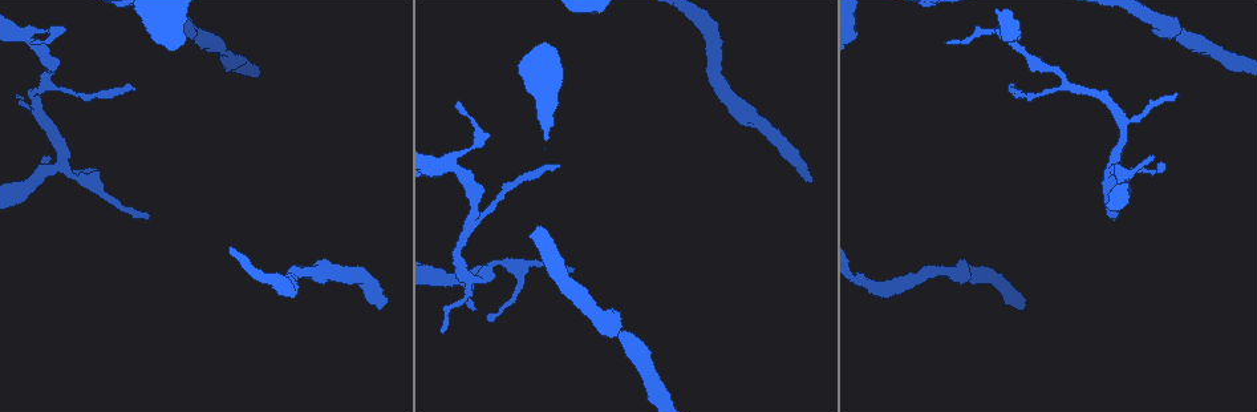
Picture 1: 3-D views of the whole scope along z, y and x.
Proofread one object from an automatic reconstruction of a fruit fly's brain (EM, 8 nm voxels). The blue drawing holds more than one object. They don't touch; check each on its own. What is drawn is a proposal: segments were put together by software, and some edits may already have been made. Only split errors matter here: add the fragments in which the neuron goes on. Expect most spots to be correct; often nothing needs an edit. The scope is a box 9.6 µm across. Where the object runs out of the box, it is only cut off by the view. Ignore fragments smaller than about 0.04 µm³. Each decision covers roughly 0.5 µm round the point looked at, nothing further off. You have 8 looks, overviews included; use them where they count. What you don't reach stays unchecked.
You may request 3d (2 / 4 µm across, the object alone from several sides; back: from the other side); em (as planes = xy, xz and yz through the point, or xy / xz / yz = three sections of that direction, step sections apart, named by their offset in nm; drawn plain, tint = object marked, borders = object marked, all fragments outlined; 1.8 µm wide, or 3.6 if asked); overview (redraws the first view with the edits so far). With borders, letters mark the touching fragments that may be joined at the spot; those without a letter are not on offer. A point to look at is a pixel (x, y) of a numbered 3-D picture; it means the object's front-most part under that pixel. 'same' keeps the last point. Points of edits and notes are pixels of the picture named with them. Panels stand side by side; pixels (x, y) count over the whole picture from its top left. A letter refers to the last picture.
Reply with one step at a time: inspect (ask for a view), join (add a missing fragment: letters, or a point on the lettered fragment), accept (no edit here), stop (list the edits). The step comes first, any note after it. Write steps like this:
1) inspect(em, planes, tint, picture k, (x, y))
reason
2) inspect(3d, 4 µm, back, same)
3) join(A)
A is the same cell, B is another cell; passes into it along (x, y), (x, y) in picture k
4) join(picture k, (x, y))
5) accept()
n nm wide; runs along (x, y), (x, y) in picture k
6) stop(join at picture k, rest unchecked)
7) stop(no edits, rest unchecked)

inspect(em, xz, step 16, tint, picture 1, (1007, 91))
branch stops here

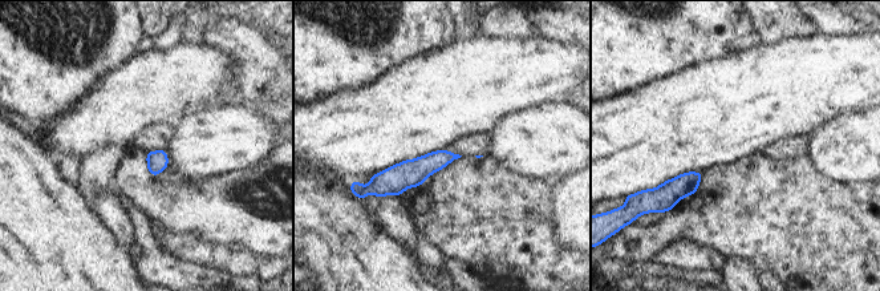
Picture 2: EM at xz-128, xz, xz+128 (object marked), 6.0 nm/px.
inspect(em, planes, borders, same)

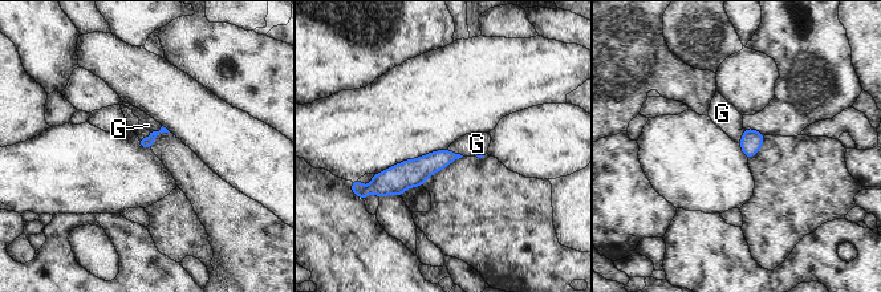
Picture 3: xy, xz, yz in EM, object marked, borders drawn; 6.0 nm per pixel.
accept()
G is another cell; border along (169, 132), (137, 137) in picture 3; no lettered fragment goes on from it

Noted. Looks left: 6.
inspect(3d, 4 µm, back, picture 1, (1113, 216))
branch stops here

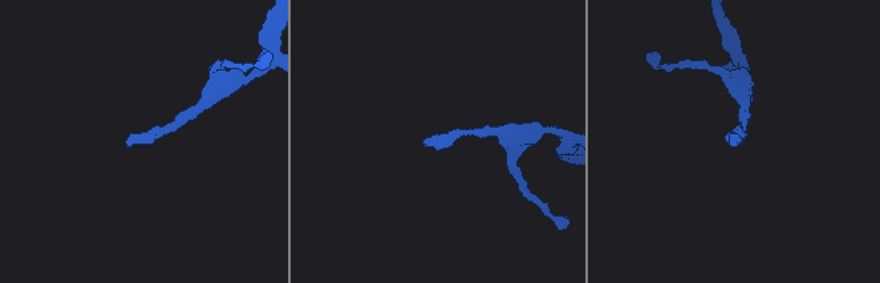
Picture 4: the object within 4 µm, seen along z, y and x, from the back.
inspect(em, planes, plain, picture 4, (130, 138))

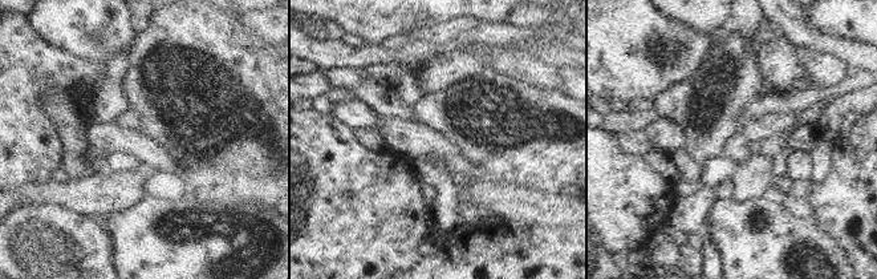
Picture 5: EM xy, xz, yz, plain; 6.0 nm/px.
inspect(em, planes, borders, same)

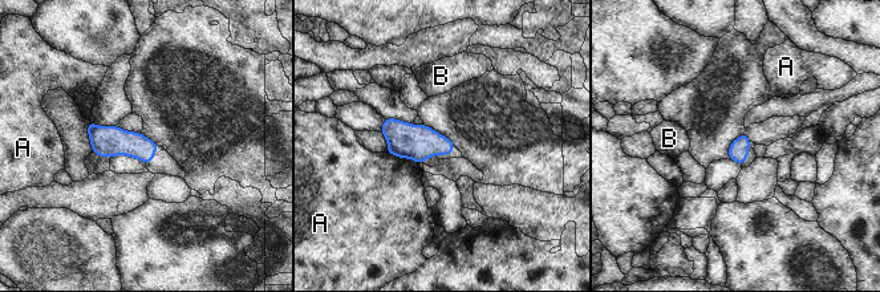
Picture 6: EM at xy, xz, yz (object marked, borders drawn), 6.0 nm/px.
accept()
A and B are other cells; border along (388, 151), (417, 163) in picture 6; none of them fits

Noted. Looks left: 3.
inspect(3d, 2 µm, picture 1, (386, 299))
an open end

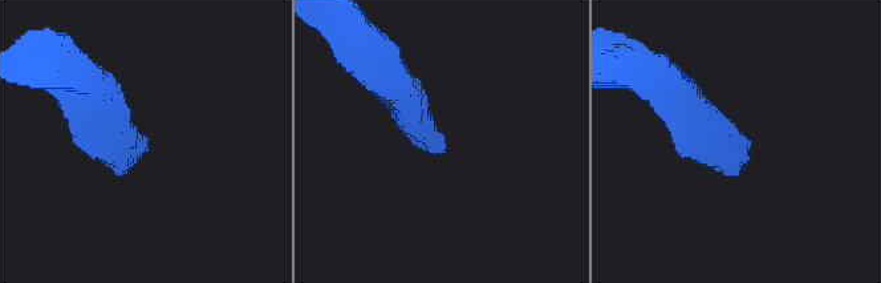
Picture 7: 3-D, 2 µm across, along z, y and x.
inspect(em, planes, borders, picture 7, (749, 149))

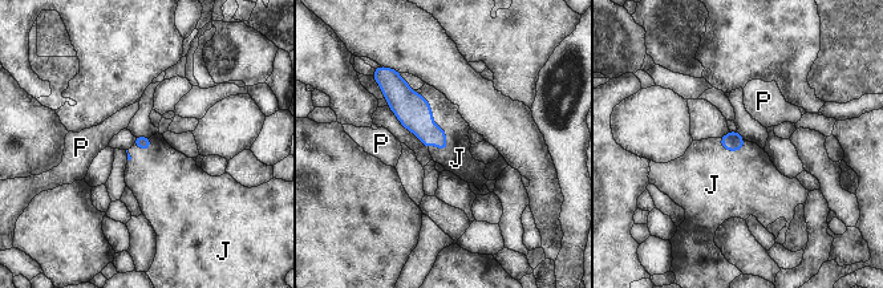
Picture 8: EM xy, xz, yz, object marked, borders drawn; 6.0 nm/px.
join(J)
J is the same cell, P is another cell; passes into it along (413, 110), (433, 120), (445, 114) in picture 8; the neuron continues

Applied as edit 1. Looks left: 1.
inspect(em, 3.6 µm, planes, borders, picture 1, (947, 43))

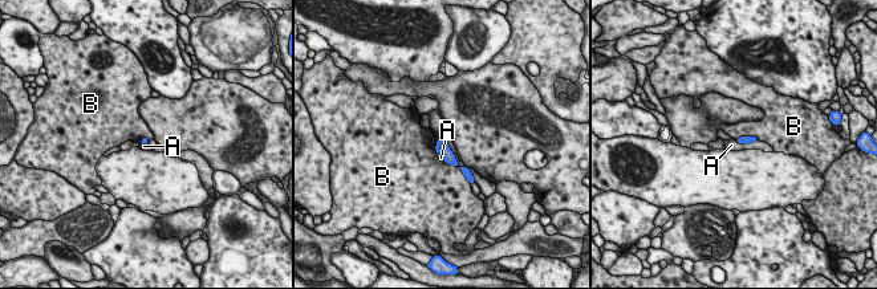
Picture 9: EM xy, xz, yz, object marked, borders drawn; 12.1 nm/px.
accept()
A and B are other cells; border along (756, 139), (750, 142), (735, 141) in picture 9; none of them fits

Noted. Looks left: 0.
stop(join at picture 8, rest unchecked)

